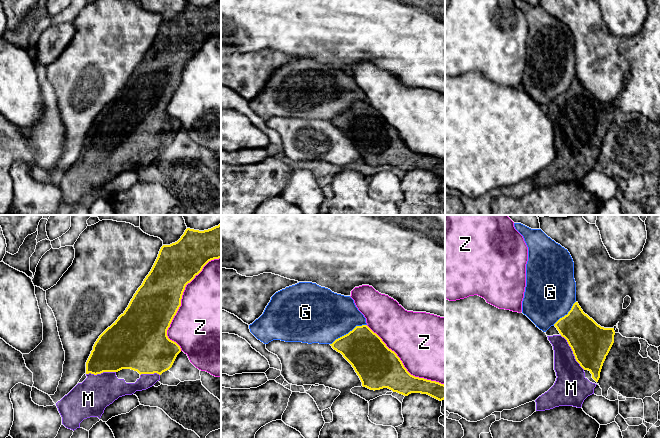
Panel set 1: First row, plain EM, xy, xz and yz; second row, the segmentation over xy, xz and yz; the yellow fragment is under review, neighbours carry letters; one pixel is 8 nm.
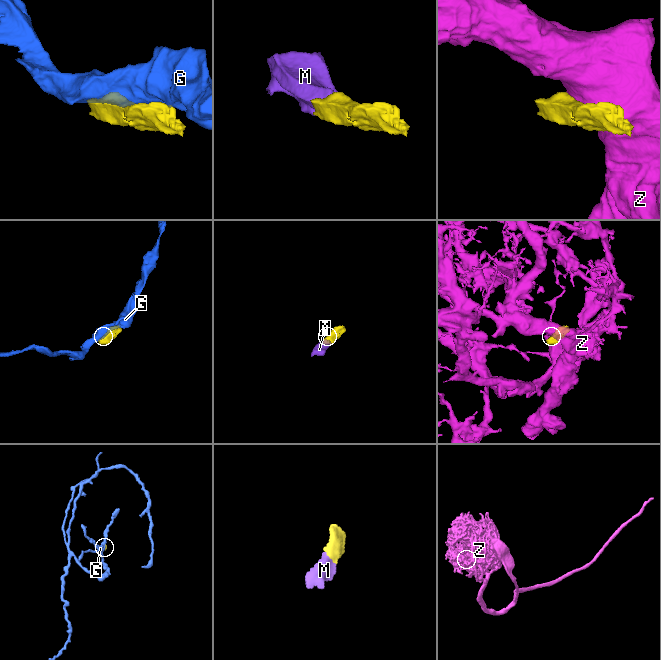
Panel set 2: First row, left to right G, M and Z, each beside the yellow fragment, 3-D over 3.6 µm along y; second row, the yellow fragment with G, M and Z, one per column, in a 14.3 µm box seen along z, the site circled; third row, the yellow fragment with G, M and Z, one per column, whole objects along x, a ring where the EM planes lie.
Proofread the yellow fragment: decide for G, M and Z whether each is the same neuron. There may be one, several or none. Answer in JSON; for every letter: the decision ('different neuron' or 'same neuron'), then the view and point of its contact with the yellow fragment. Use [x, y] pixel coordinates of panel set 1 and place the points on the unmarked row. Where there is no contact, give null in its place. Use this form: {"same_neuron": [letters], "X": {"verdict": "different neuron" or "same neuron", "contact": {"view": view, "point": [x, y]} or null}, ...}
{"same_neuron": ["M"], "G": {"verdict": "different neuron", "contact": {"view": "xz", "point": [349, 108]}}, "M": {"verdict": "same neuron", "contact": {"view": "yz", "point": [573, 128]}}, "Z": {"verdict": "different neuron", "contact": {"view": "xy", "point": [180, 77]}}}

